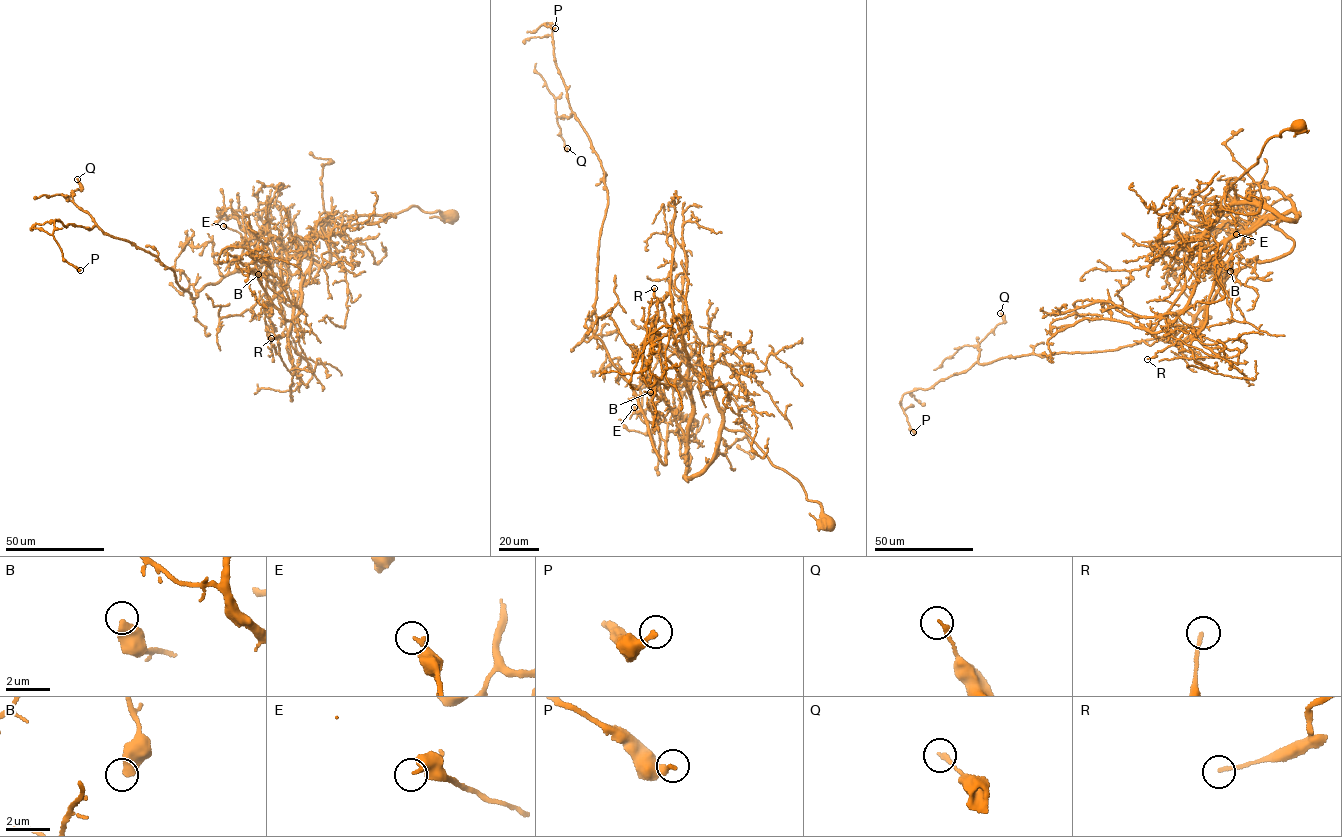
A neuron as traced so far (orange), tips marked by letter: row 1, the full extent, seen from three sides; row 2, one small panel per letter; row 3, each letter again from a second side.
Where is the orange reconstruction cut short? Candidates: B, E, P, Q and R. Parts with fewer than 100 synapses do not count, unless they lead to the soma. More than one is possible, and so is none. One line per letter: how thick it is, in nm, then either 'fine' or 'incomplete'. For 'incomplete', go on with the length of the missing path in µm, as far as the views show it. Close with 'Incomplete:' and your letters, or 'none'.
B: 500 nm thick; fine
E: 300 nm thick; fine
P: 280 nm thick; fine
Q: 180 nm thick; fine
R: 180 nm thick; fine
Incomplete: none

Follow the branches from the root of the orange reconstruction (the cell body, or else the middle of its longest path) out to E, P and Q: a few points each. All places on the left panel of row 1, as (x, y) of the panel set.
E: (451, 216), (414, 205), (332, 219), (323, 229), (331, 252), (323, 265), (294, 243), (269, 257), (223, 226)
P: (451, 216), (332, 219), (319, 265), (268, 198), (290, 279), (194, 298), (55, 219), (80, 270)
Q: (451, 216), (332, 219), (319, 265), (268, 198), (290, 279), (236, 270), (194, 298), (69, 199), (77, 179)

